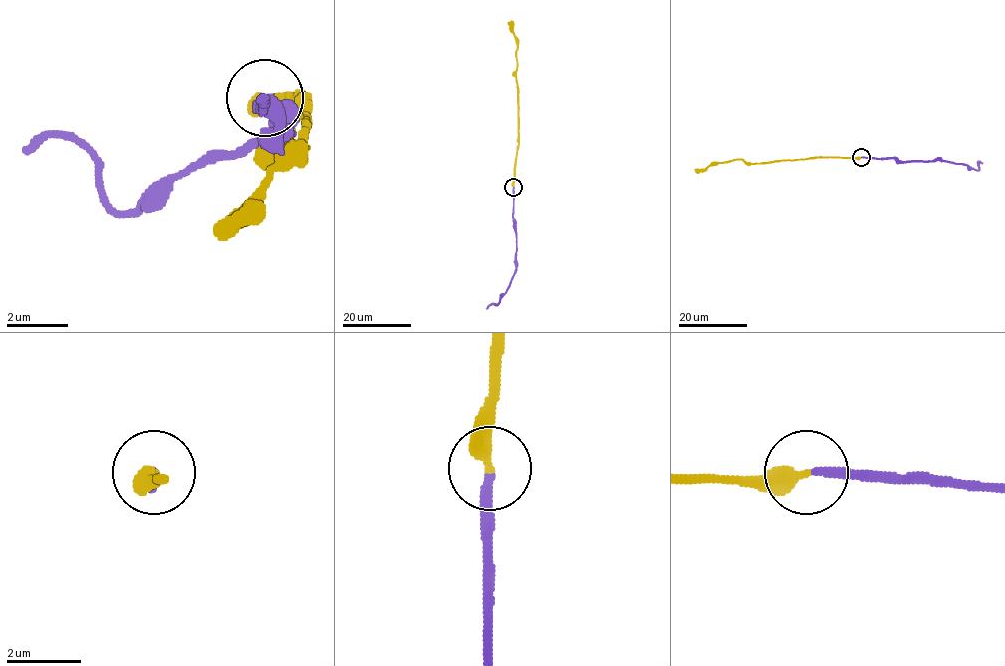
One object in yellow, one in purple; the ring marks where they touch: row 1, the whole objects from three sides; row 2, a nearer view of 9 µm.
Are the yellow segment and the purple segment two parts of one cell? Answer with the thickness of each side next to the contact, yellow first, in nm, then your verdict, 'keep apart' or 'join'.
420/260 nm | join

